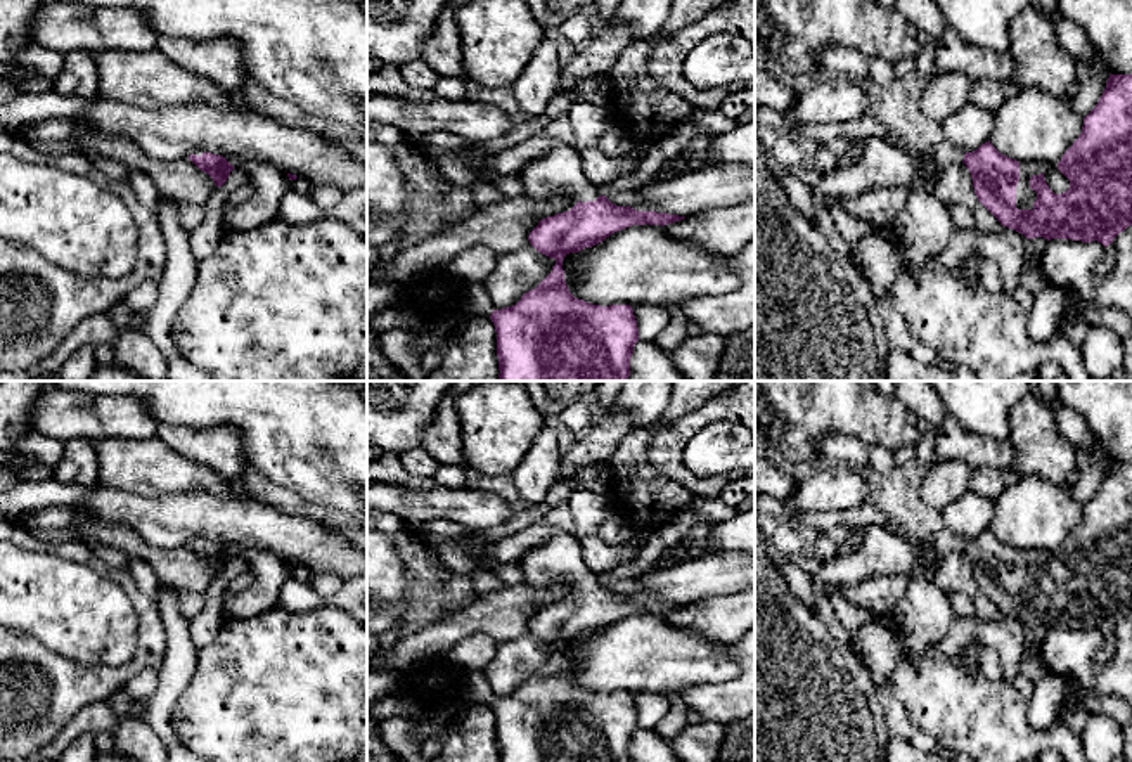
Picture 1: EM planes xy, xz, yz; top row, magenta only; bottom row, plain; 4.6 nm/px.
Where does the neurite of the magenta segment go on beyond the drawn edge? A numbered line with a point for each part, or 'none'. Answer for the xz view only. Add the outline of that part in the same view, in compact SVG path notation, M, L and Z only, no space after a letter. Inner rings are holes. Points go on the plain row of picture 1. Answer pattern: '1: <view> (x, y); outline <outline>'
1: xz (558, 560); outline M561 526L549 540L528 551L516 565L524 572L526 584L531 587L571 584L587 591L601 584L601 577L583 563L578 539Z

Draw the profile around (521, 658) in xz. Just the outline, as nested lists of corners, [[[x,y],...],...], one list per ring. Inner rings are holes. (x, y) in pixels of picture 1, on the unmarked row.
[[[531,632],[498,643],[492,663],[483,670],[493,698],[516,693],[552,660],[554,653],[554,646],[538,641]]]

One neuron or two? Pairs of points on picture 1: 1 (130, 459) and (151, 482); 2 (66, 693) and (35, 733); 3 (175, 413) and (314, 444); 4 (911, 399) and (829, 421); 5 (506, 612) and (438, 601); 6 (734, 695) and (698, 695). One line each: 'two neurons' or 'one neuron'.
1: one neuron
2: one neuron
3: one neuron
4: two neurons
5: two neurons
6: one neuron

